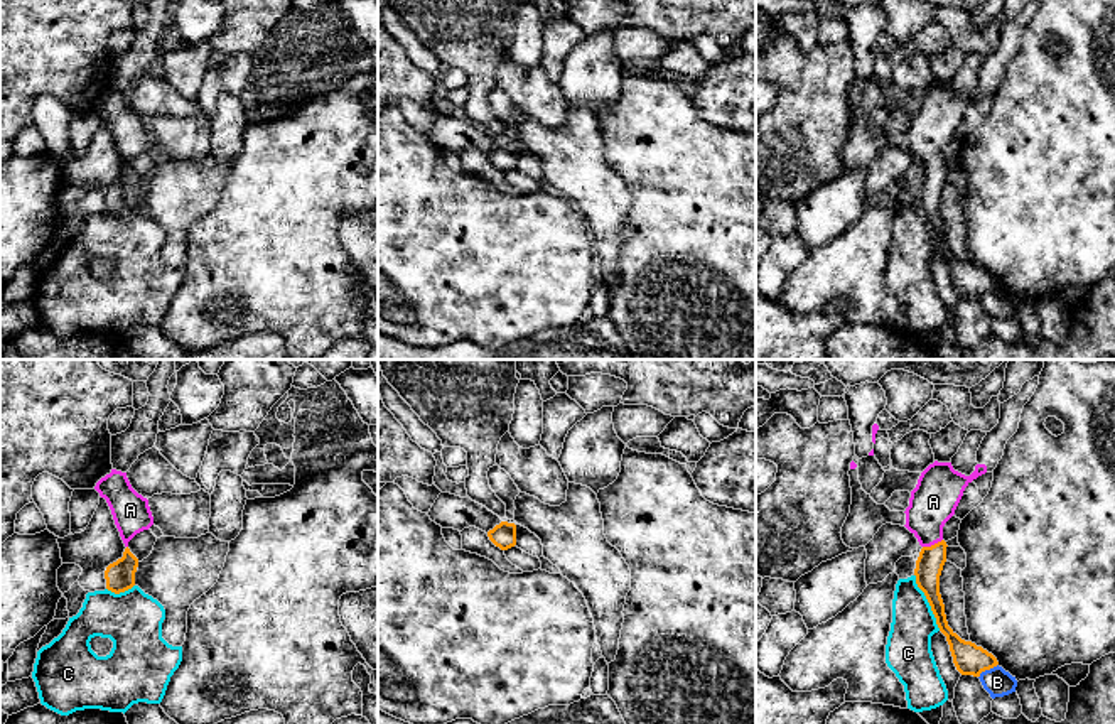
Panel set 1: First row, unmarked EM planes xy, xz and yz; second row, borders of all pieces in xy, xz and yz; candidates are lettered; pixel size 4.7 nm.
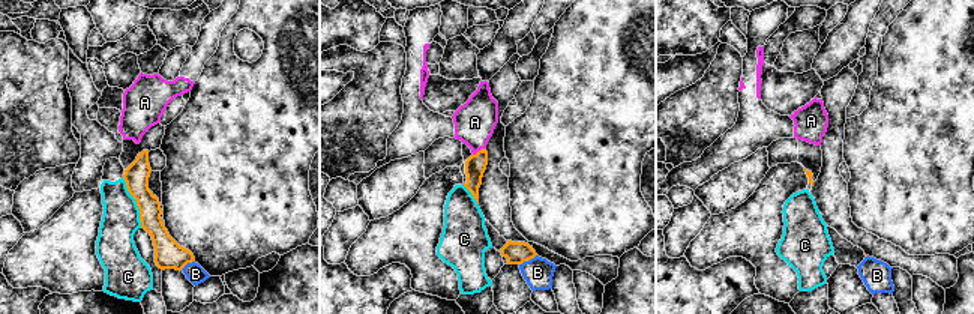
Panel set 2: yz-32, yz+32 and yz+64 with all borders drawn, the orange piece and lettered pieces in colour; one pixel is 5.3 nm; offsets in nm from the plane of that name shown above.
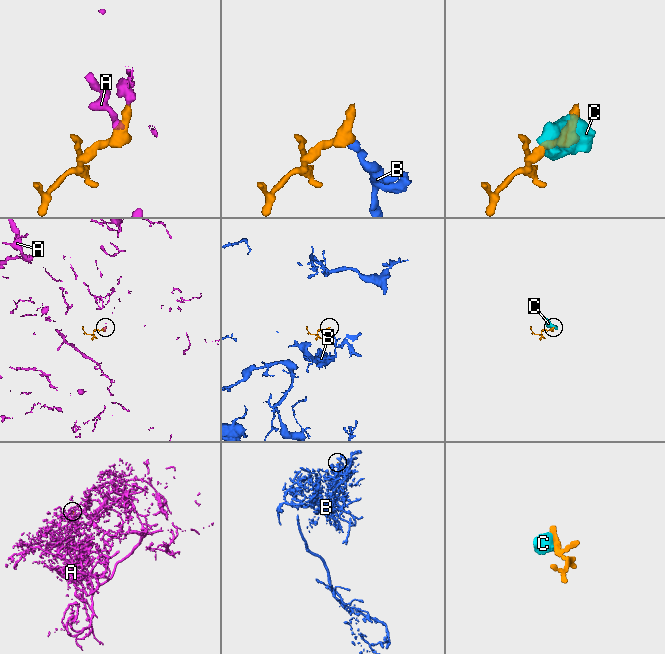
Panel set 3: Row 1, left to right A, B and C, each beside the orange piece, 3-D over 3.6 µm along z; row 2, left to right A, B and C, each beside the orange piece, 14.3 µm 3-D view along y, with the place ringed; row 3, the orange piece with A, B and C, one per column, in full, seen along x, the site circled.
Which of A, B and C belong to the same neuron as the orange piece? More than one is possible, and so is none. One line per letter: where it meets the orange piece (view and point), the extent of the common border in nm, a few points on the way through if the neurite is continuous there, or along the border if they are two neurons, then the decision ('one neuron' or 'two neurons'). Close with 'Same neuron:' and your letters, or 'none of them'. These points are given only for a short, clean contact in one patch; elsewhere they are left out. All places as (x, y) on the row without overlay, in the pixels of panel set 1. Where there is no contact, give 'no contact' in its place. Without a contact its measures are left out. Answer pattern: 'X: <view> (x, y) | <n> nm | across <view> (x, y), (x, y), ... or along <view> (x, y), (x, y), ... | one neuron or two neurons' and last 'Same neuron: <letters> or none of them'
A: yz (931, 167) | 100 nm | across yz (931, 181), (931, 167), (933, 124) | one neuron
B: yz (987, 291) | 120 nm | along yz (997, 286), (985, 291), (979, 299) | two neurons
C: yz (928, 223) | 300 nm | two neurons
Same neuron: A

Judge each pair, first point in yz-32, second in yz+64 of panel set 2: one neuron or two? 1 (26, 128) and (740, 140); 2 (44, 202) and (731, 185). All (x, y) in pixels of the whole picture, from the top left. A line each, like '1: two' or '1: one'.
1: two
2: one

